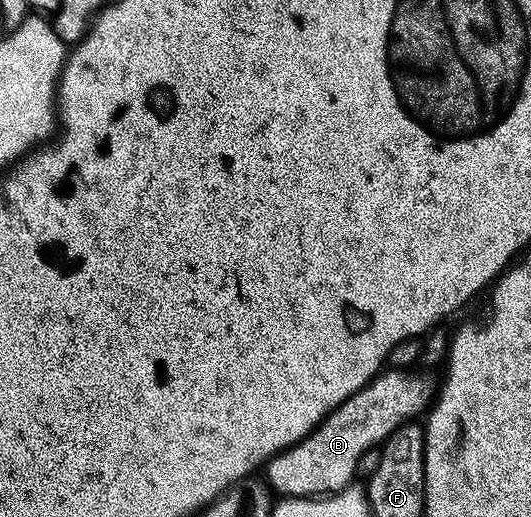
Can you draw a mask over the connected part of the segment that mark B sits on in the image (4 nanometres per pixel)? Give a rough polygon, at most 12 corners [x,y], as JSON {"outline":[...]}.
{"outline":[[384,370],[268,460],[283,498],[356,479],[361,454],[422,417],[436,381]]}

